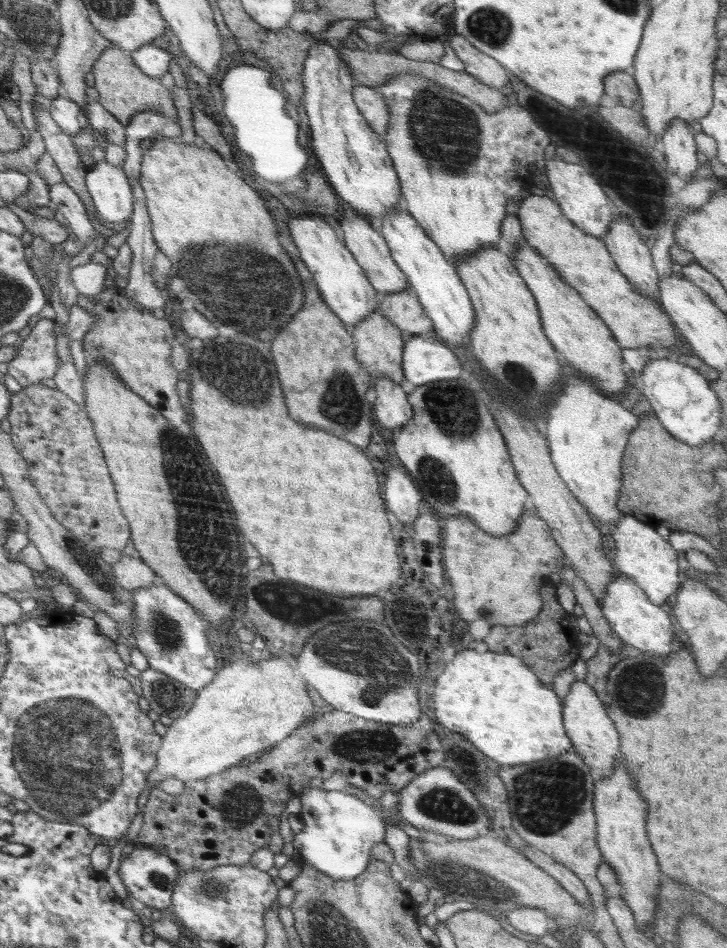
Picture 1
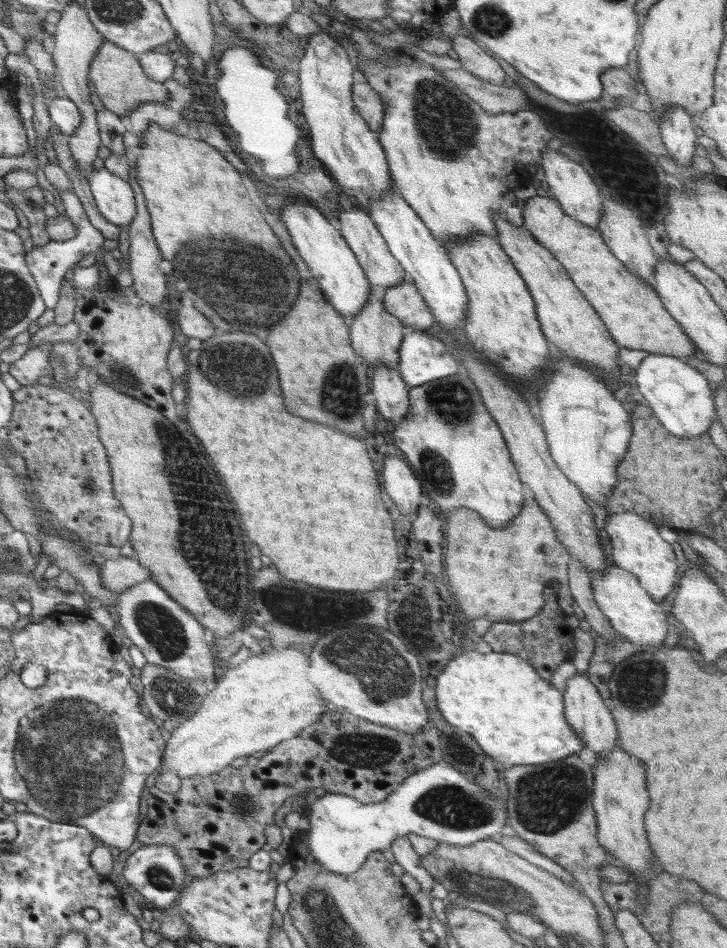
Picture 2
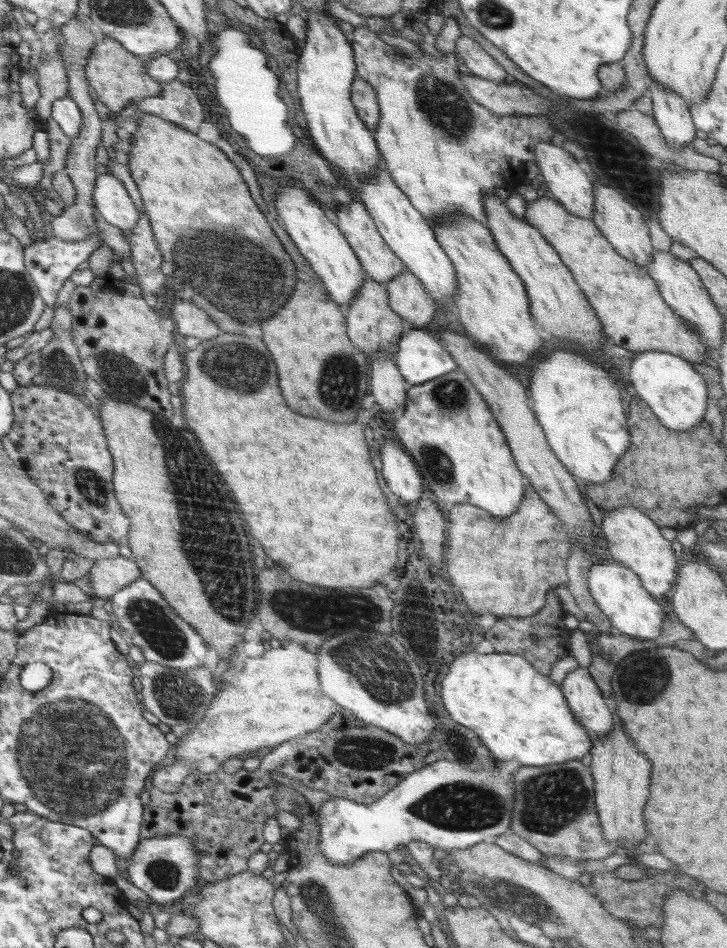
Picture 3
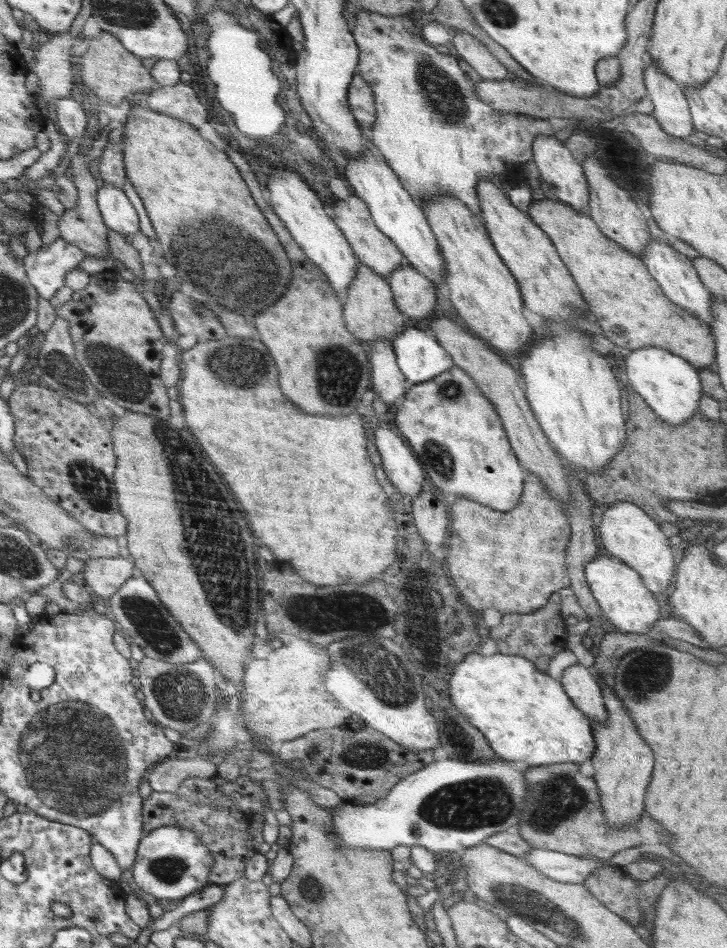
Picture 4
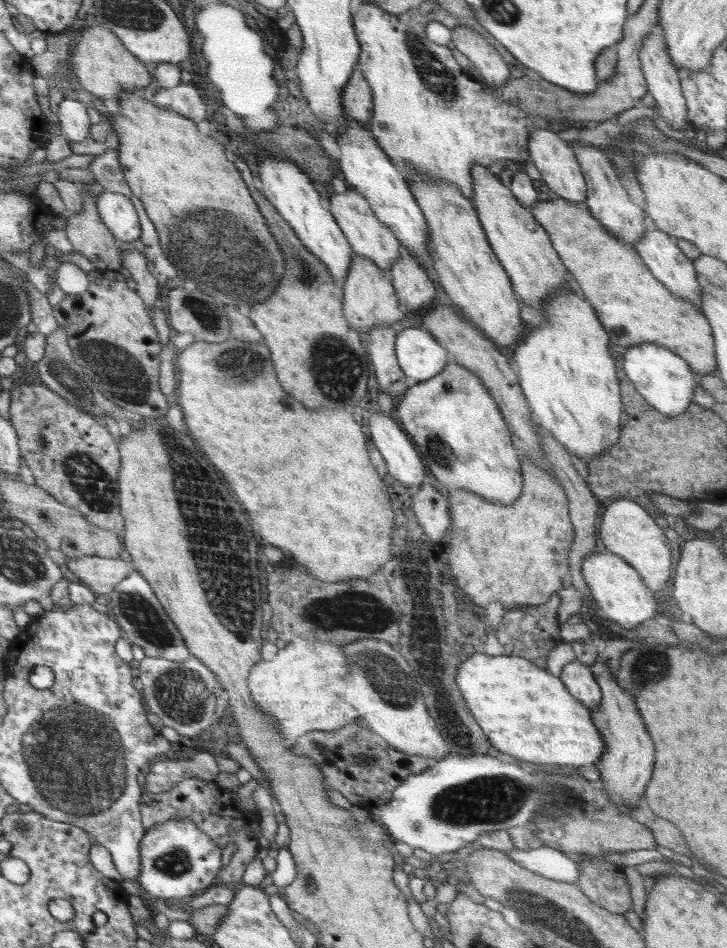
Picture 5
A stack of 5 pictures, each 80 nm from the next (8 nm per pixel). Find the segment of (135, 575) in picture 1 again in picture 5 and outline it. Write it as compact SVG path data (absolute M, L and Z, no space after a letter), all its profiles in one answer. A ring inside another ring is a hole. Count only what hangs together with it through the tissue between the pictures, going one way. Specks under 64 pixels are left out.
M120 557L67 559L66 566L94 593L106 596L127 574L134 570L131 563L123 561Z

